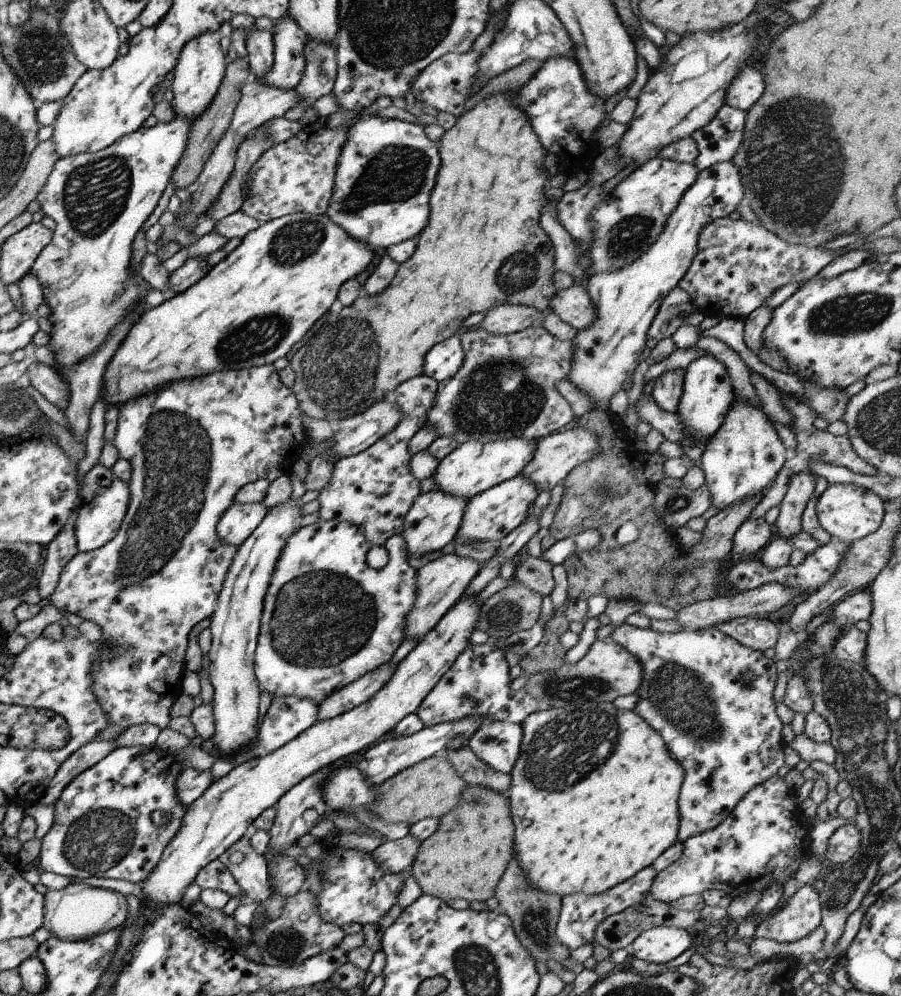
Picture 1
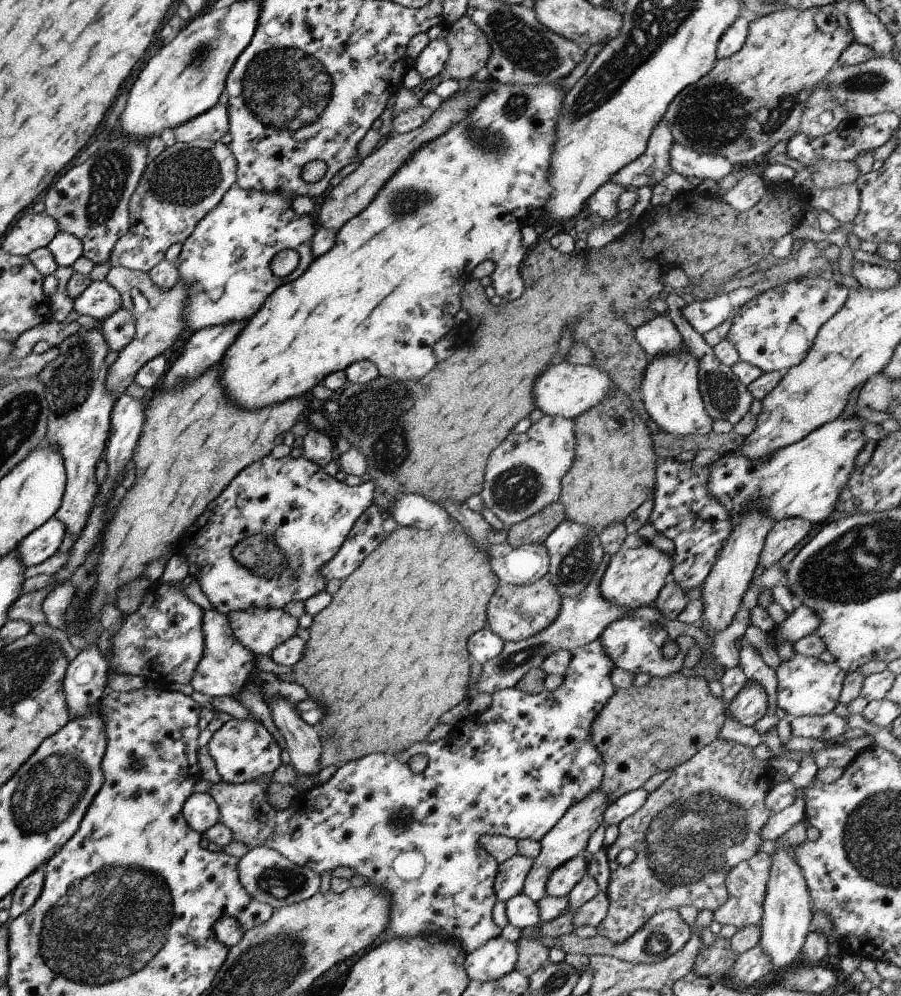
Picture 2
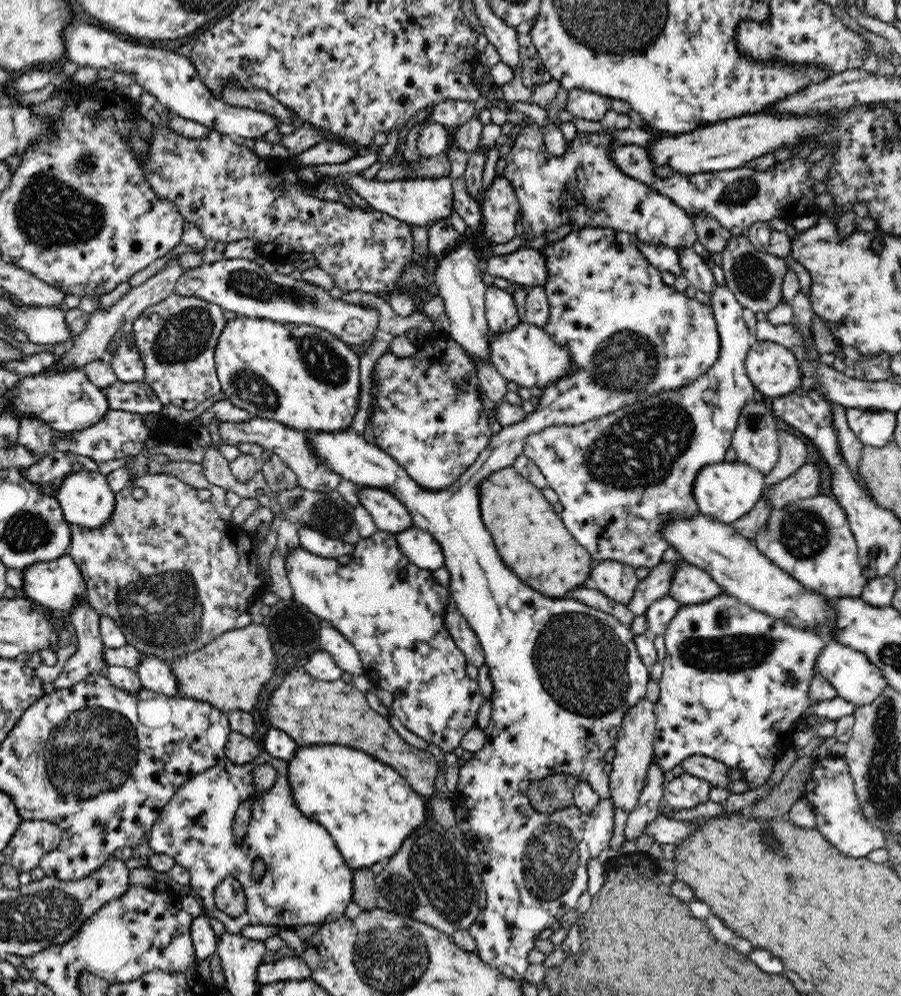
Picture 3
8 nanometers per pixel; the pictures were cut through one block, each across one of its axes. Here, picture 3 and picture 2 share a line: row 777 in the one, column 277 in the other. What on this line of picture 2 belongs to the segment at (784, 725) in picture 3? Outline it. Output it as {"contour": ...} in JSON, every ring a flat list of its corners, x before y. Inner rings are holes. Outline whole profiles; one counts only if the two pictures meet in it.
{"contour":[[235,719,223,723,206,744,220,780,229,784,251,782,261,774,272,774,280,765,280,748,263,725,253,719]]}

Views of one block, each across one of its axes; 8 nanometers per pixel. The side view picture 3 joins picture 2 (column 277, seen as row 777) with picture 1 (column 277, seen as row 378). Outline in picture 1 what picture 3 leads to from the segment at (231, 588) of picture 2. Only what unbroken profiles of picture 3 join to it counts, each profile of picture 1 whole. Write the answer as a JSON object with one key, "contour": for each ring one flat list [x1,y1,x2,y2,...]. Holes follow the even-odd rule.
{"contour":[[318,518,317,522,295,529,286,538,282,552,273,567,273,572,270,574,265,596,263,596,260,627,254,650,254,675,257,679,260,693,262,691,268,692,272,698,285,695,308,698,318,705,334,690,339,690,347,683,357,680,360,676,375,670,379,665,385,665,390,660,391,655,403,640,404,618,416,595,416,569,407,563,409,556,406,554,405,543,400,534,390,536,382,546,387,551,388,561,382,568,375,570,365,563,365,554,367,554,371,545,365,540,361,531,348,522,324,521]]}

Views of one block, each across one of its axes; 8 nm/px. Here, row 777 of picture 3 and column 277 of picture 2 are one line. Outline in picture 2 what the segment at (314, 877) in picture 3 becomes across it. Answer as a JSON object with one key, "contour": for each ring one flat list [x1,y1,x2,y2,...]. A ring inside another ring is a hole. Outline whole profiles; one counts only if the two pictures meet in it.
{"contour":[[236,183,223,194,219,204,197,222,189,238,184,240,177,258,178,279,187,286,187,302,181,312,185,329,191,332,209,328,209,326,227,326,229,322,246,322,259,308,265,298,278,286,299,278,314,259,311,254,311,238,317,224,314,214,297,214,291,208,293,196,283,196,279,192,258,192,243,190],[291,249,298,252,299,262,291,274,282,279,271,274,271,258,280,250]]}

